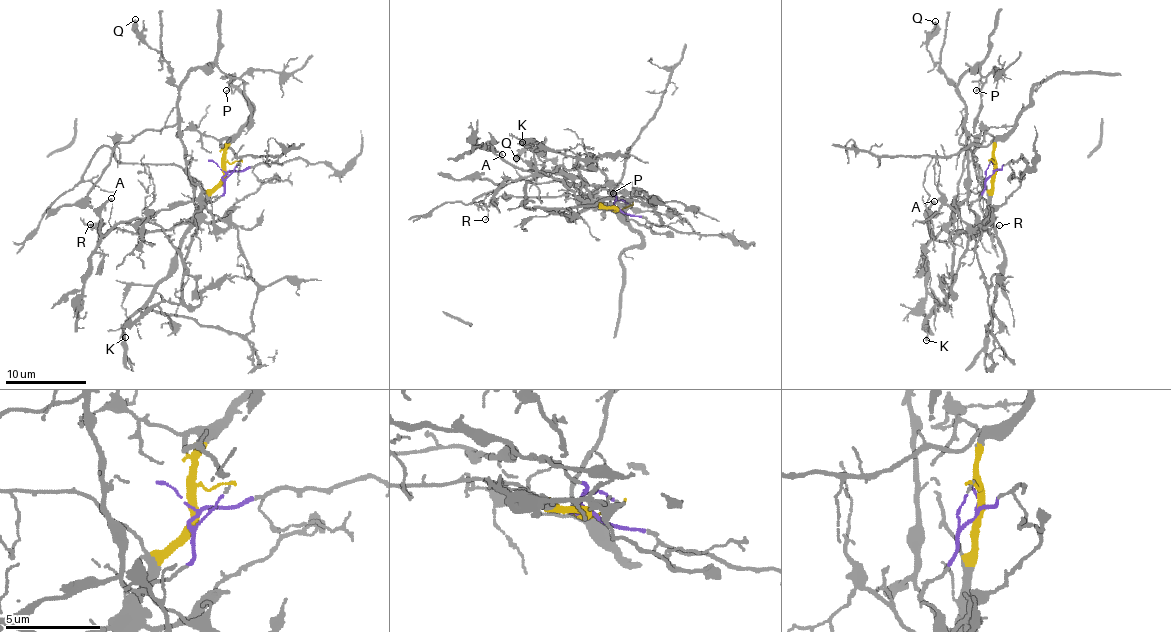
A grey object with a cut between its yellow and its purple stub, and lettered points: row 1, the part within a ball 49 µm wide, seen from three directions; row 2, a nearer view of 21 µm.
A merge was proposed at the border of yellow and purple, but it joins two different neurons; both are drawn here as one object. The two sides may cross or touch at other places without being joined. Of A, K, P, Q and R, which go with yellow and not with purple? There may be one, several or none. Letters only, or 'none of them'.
K, R

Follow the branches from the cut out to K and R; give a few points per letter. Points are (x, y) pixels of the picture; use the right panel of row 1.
K: (994, 171), (987, 223), (968, 241), (968, 249), (959, 260), (947, 300), (936, 305), (927, 324), (926, 340)
R: (994, 171), (988, 217), (958, 234), (960, 231), (970, 235), (1000, 225)

